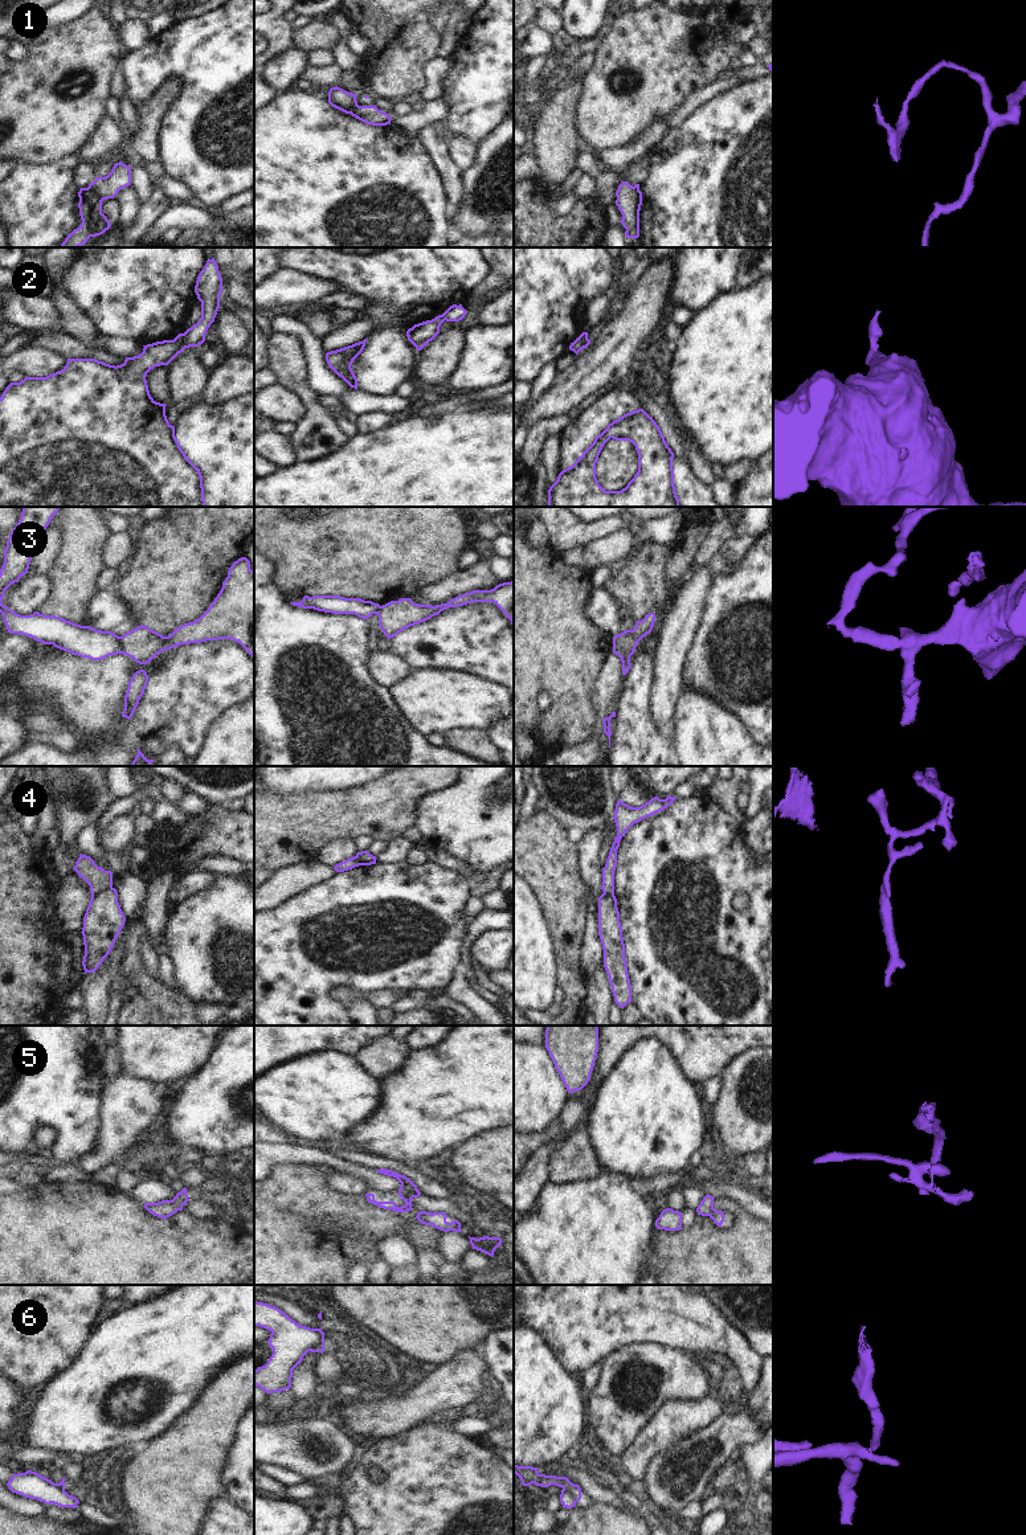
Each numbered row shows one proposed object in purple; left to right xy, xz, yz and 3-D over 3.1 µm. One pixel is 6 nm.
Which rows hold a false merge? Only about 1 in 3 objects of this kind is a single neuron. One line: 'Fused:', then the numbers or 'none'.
Fused: 1, 2, 3, 4, 6

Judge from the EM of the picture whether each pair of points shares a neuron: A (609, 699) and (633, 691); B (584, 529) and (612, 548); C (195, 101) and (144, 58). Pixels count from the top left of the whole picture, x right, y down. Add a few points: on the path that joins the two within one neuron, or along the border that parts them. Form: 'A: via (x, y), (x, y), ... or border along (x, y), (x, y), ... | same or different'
A: border along (625, 679), (622, 694), (614, 711) | different
B: border along (621, 527), (568, 549) | different
C: via (192, 85), (167, 60), (160, 60) | same

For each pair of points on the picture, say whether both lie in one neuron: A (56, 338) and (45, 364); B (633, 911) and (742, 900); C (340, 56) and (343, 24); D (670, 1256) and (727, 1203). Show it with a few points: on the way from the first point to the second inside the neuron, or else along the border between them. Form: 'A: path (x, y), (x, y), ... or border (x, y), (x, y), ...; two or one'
A: border (28, 343), (48, 347), (66, 359); two
B: border (744, 891), (748, 895), (748, 903), (739, 909); two
C: path (340, 48), (343, 32); one
D: path (690, 1256), (698, 1256), (730, 1223); one

